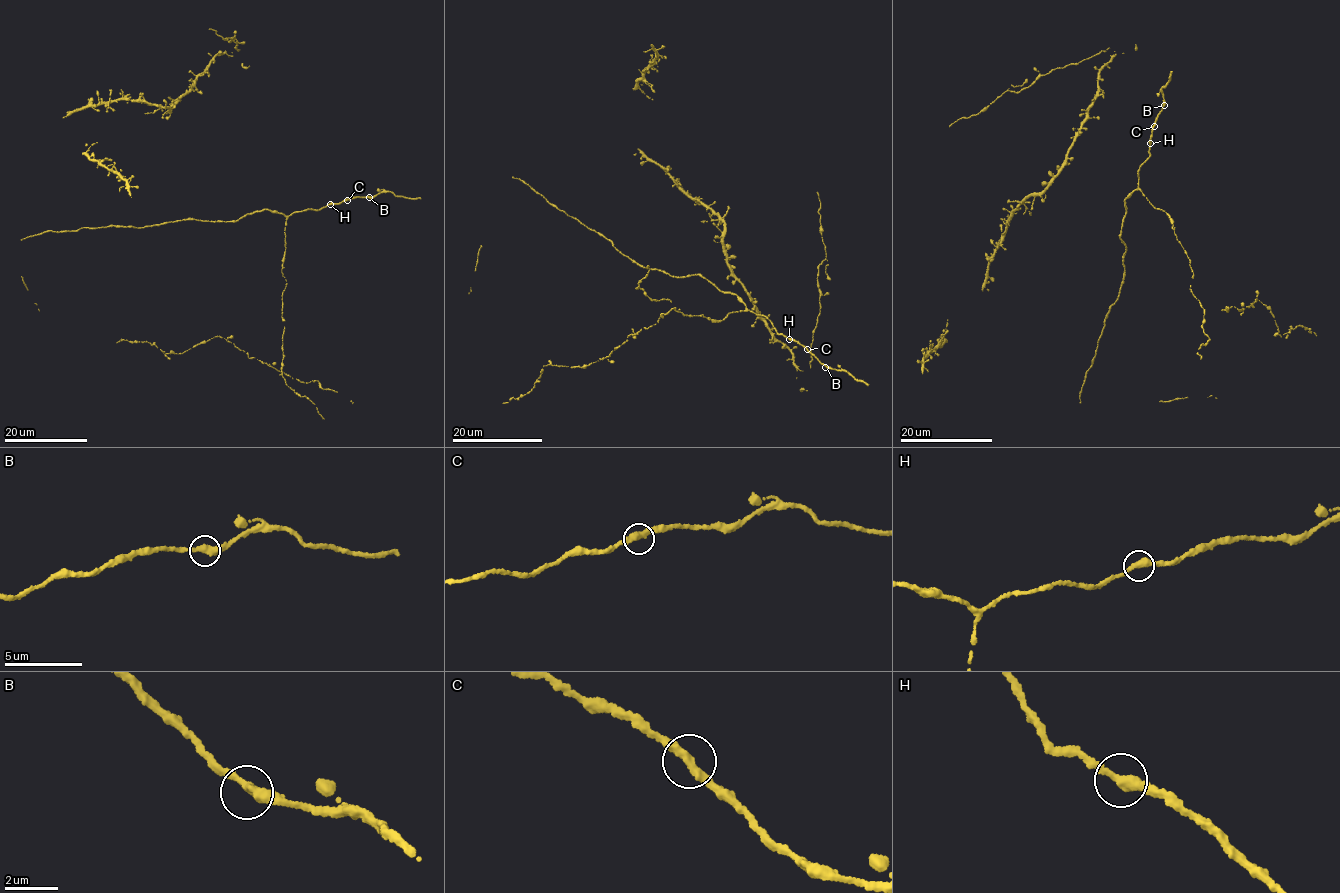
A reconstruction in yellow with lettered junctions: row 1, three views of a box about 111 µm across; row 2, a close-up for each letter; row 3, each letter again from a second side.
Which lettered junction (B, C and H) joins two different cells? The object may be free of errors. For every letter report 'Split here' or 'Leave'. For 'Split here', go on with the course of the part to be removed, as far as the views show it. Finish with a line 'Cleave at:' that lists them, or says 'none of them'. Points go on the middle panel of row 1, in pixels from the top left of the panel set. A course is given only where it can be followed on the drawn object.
B: Leave
C: Leave
H: Leave
Cleave at: none of them

